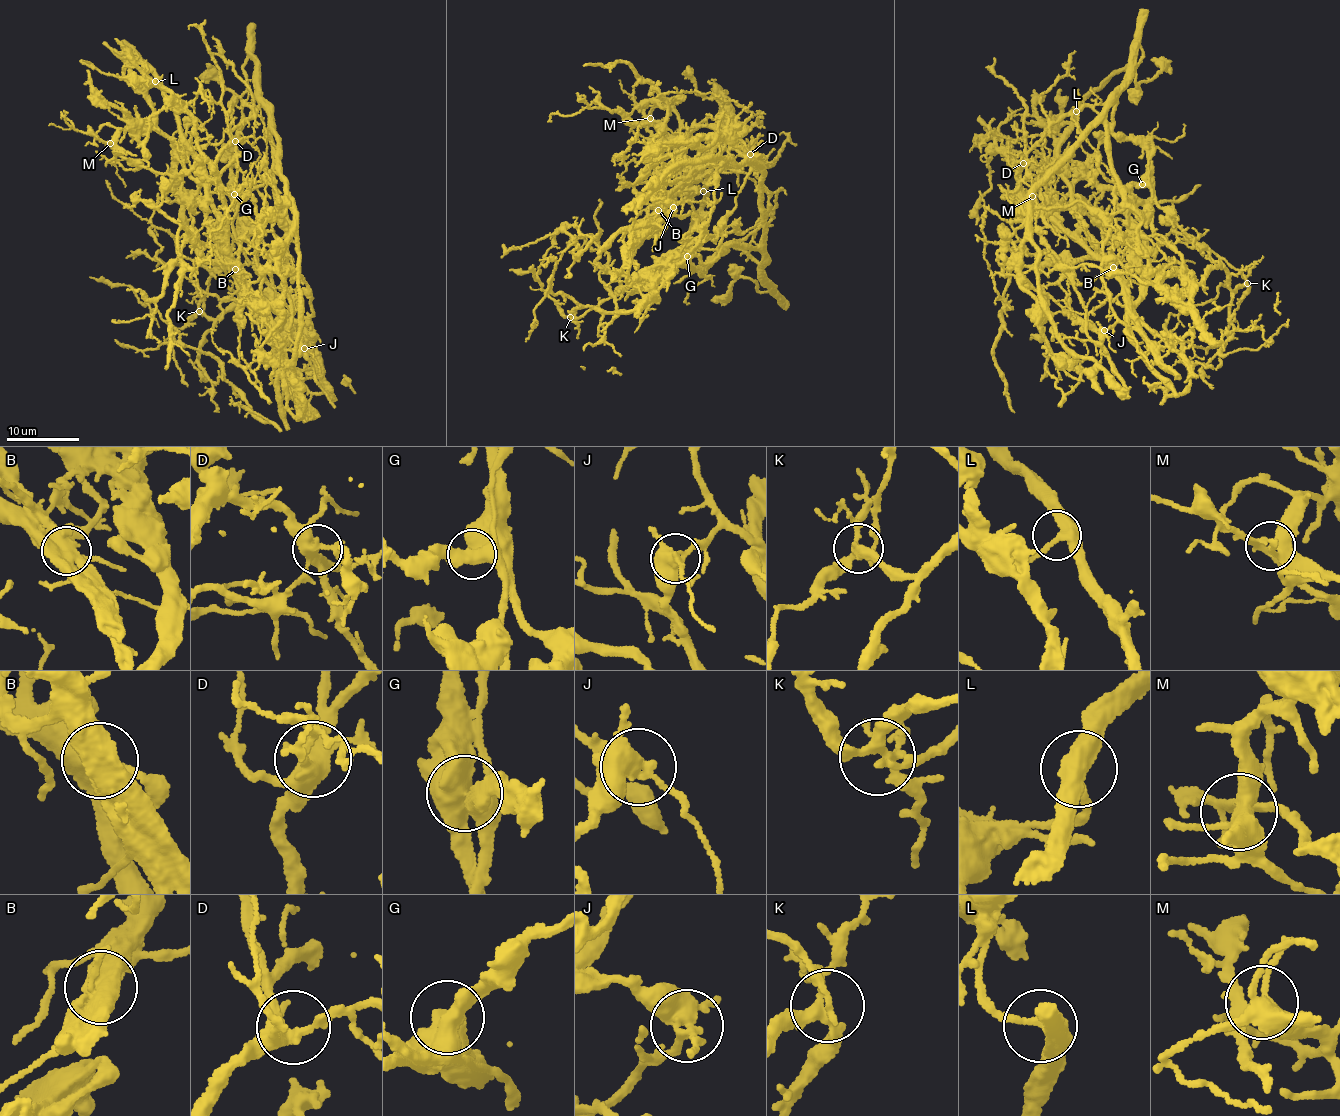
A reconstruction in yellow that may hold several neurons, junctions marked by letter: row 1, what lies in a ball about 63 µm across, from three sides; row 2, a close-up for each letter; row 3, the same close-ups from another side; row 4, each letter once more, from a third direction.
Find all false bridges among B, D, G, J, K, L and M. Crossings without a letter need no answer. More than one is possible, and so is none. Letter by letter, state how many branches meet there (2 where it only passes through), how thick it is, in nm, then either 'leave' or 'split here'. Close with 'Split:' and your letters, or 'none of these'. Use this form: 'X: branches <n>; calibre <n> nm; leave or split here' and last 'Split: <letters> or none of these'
B: branches 3; calibre 550 nm; split here
D: branches 5; calibre 420 nm; leave
G: branches 3; calibre 440 nm; leave
J: branches 5; calibre 400 nm; split here
K: branches 5; calibre 280 nm; leave
L: branches 3; calibre 400 nm; leave
M: branches 5; calibre 360 nm; leave
Split: B, J

